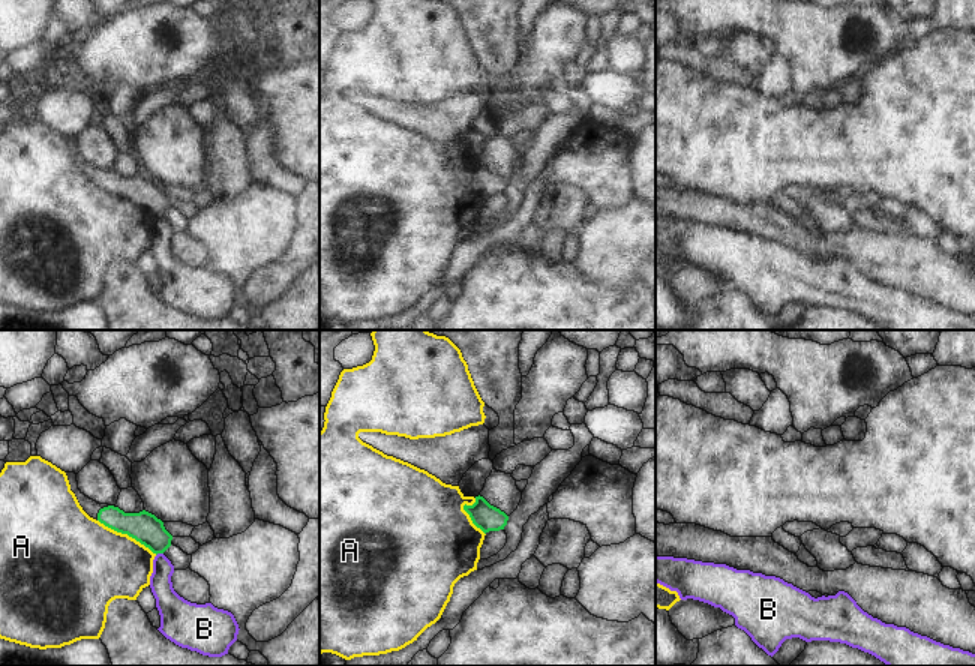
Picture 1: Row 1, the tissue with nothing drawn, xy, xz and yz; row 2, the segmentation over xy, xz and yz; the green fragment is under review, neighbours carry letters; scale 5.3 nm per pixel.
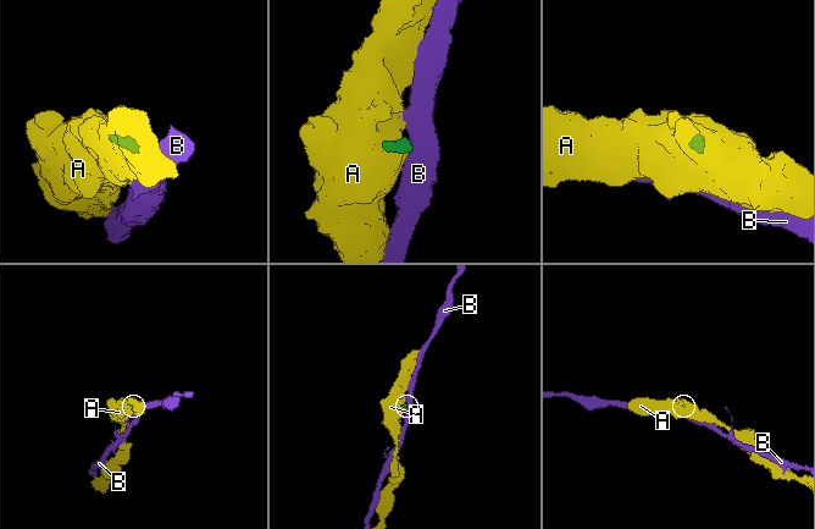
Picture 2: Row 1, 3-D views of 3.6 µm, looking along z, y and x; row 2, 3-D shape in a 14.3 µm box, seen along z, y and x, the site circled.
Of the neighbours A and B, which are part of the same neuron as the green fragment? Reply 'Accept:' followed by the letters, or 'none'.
Accept: none

